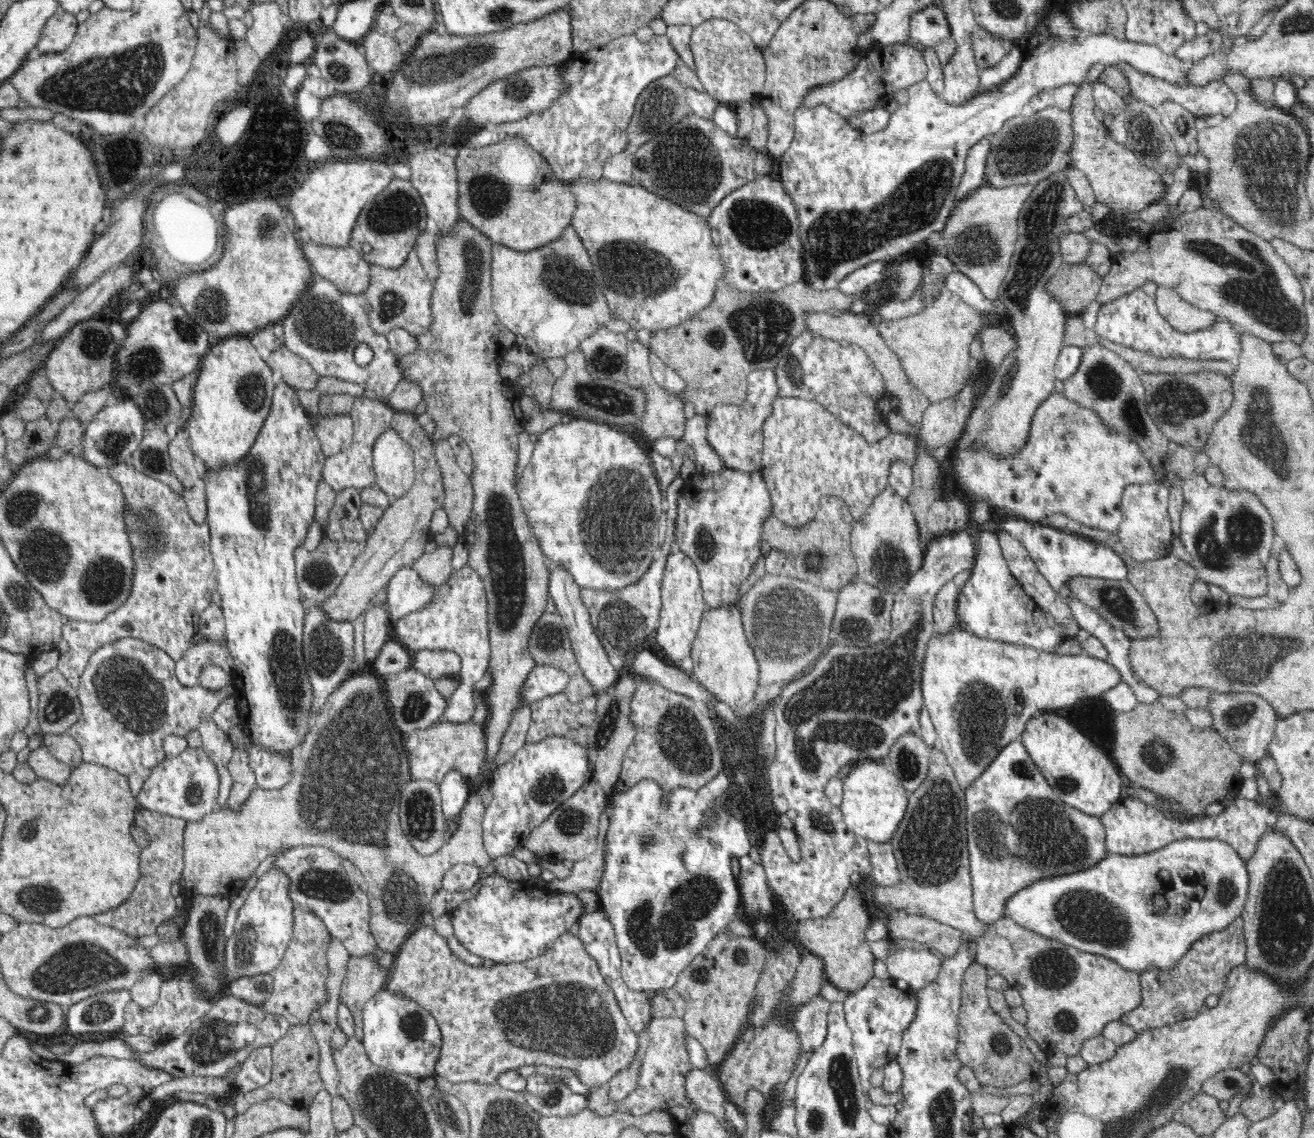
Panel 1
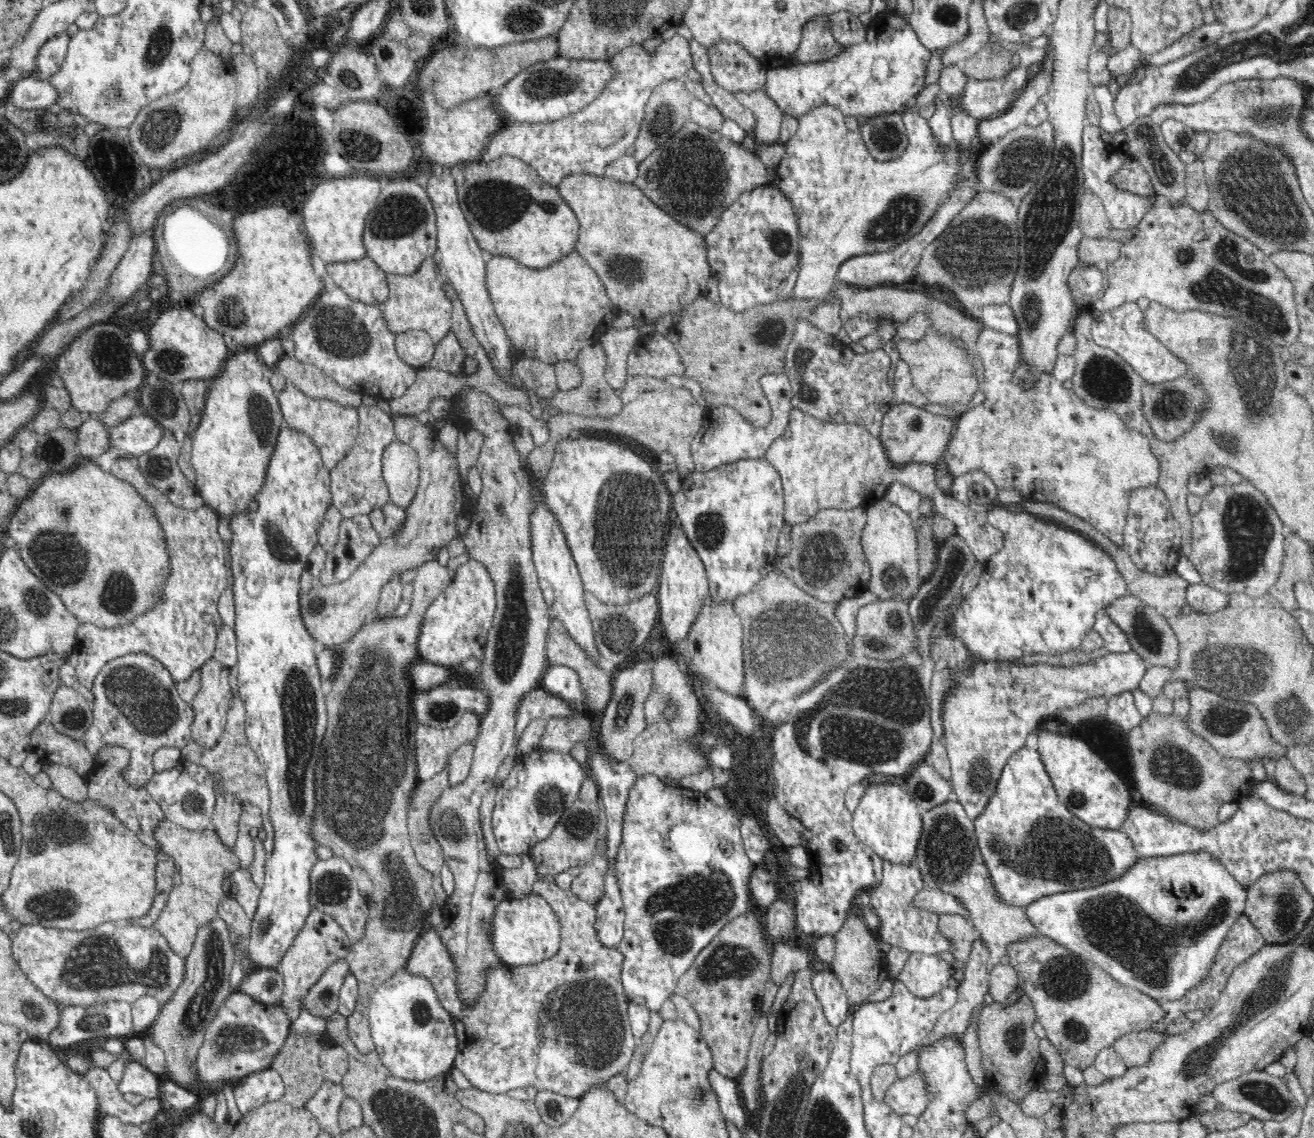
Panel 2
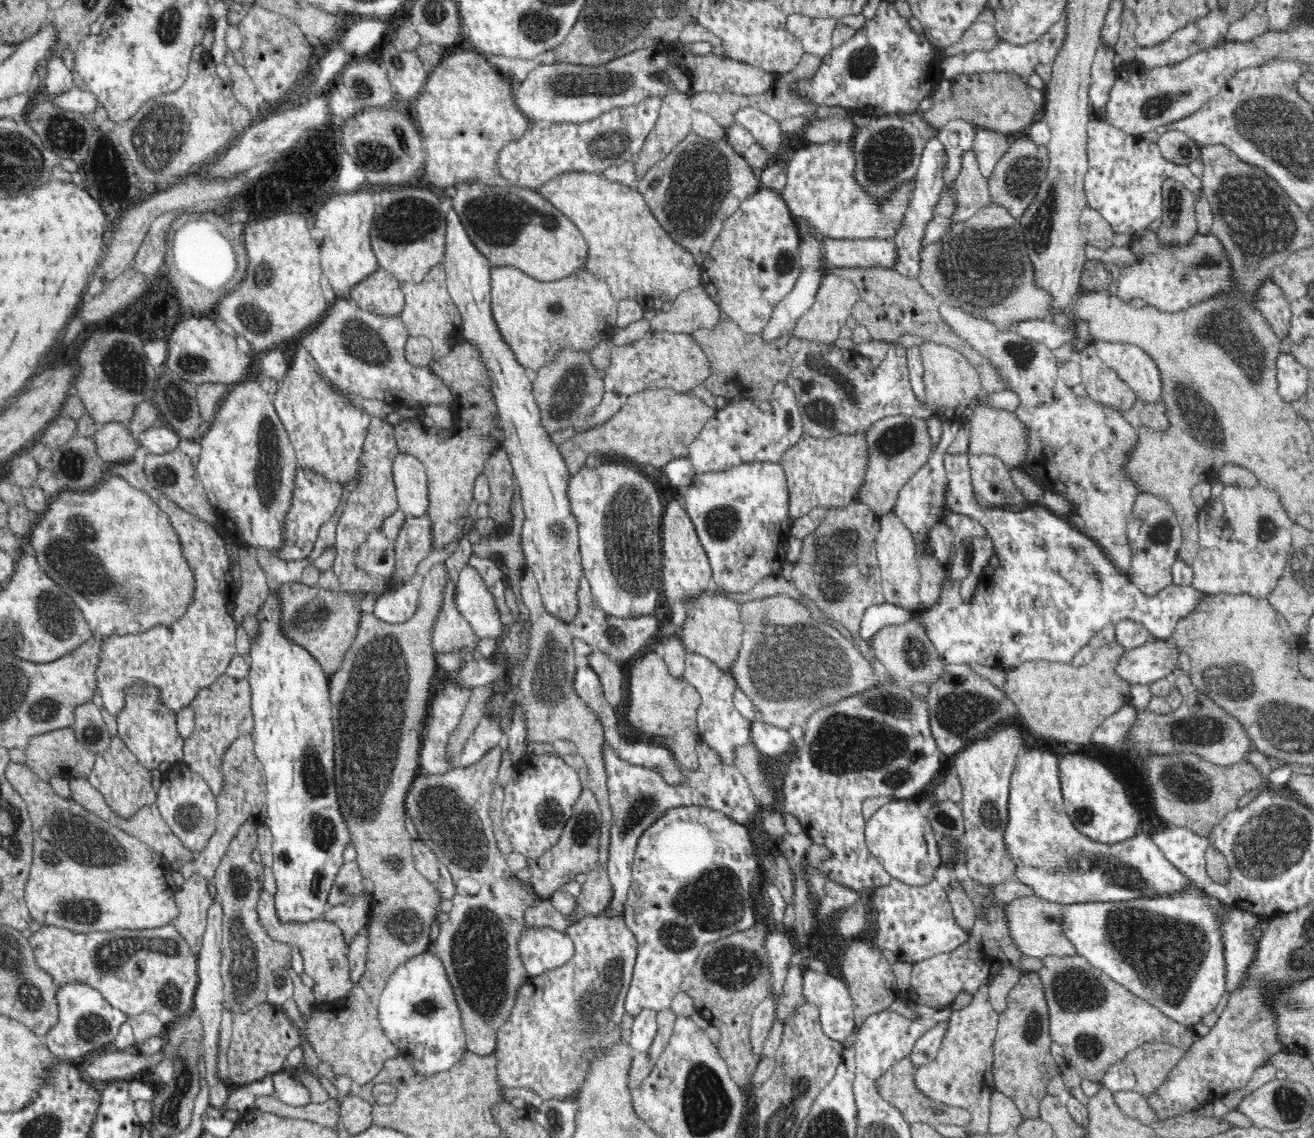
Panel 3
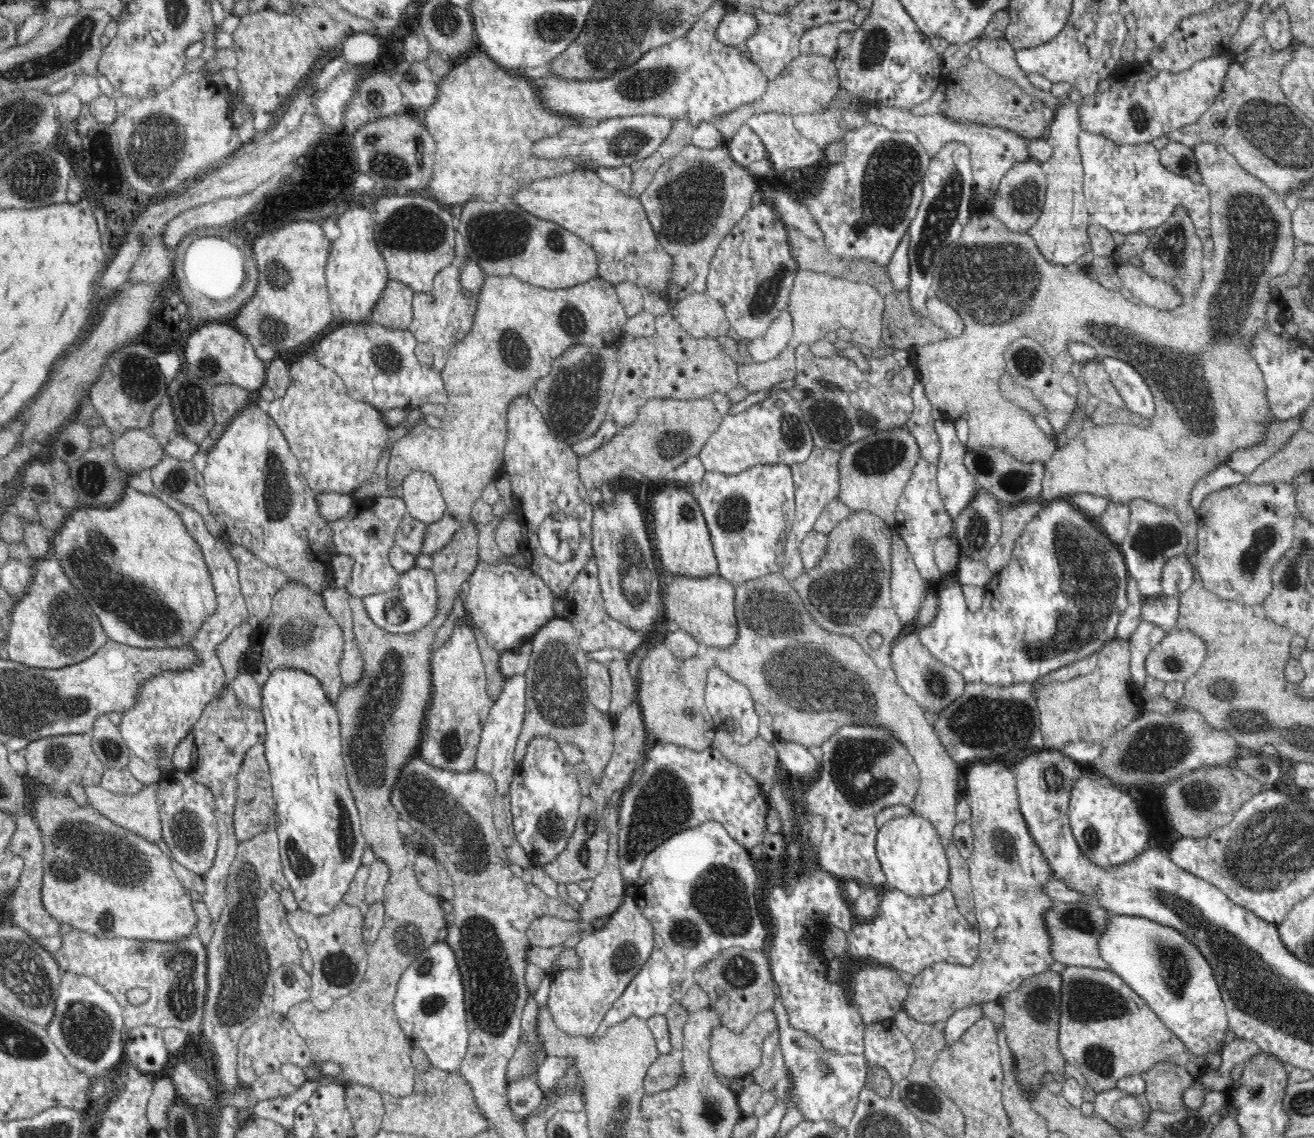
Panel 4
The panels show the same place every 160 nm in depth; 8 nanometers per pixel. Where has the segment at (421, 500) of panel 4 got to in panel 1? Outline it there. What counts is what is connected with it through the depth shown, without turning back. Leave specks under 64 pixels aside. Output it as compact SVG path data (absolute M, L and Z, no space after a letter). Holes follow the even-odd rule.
M392 428L382 432L372 448L377 485L391 498L404 496L415 481L413 448Z

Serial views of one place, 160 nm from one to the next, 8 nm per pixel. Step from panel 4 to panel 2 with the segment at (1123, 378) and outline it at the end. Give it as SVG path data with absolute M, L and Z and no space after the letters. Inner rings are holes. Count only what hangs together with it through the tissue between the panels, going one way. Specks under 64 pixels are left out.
M1127 301L1112 311L1093 313L1091 335L1098 346L1109 348L1121 356L1141 376L1143 382L1148 384L1161 384L1168 380L1184 375L1187 364L1176 358L1153 334L1146 331L1144 312L1138 307L1136 301Z

